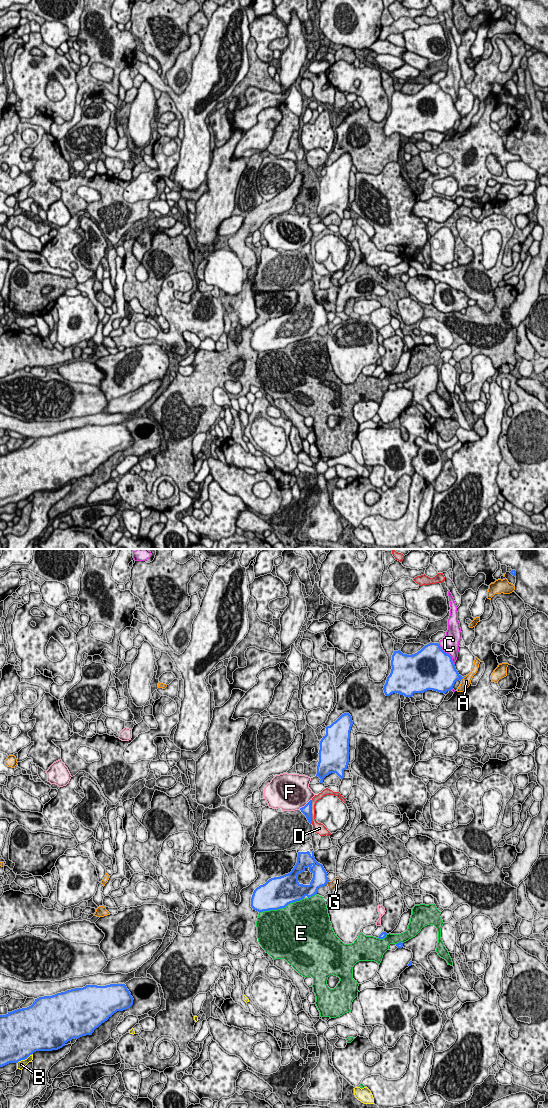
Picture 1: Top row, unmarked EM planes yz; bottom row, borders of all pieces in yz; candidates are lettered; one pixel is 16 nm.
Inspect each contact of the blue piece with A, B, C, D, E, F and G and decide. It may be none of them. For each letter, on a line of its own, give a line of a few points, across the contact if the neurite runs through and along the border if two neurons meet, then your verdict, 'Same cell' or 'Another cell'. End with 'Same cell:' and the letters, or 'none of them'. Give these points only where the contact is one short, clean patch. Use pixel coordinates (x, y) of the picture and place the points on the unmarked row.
A: Another cell
B: Another cell
C: Another cell
D: Another cell
E: Another cell
F: Another cell
G: Line: yz (320, 319), (327, 322), (334, 323), (337, 320). Same cell
Same cell: G

